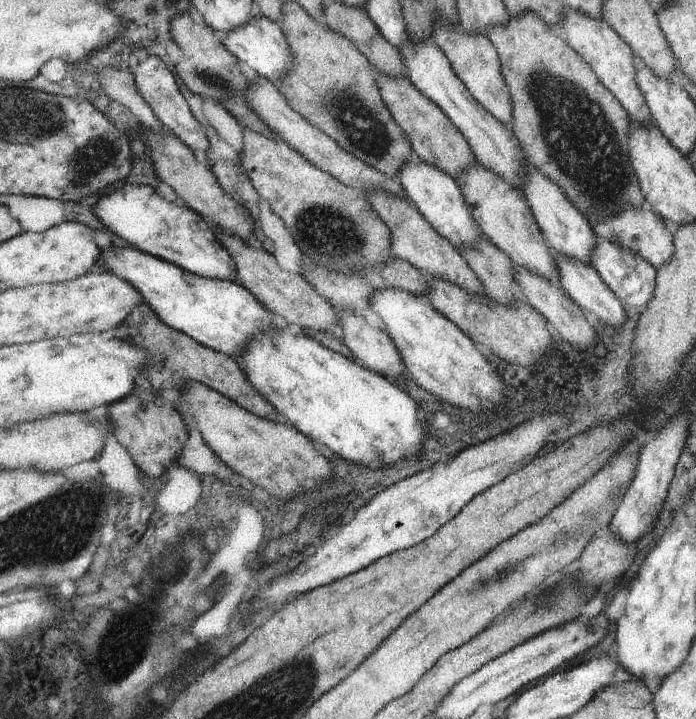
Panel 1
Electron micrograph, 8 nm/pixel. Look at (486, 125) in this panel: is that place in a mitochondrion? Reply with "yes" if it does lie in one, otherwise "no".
no

